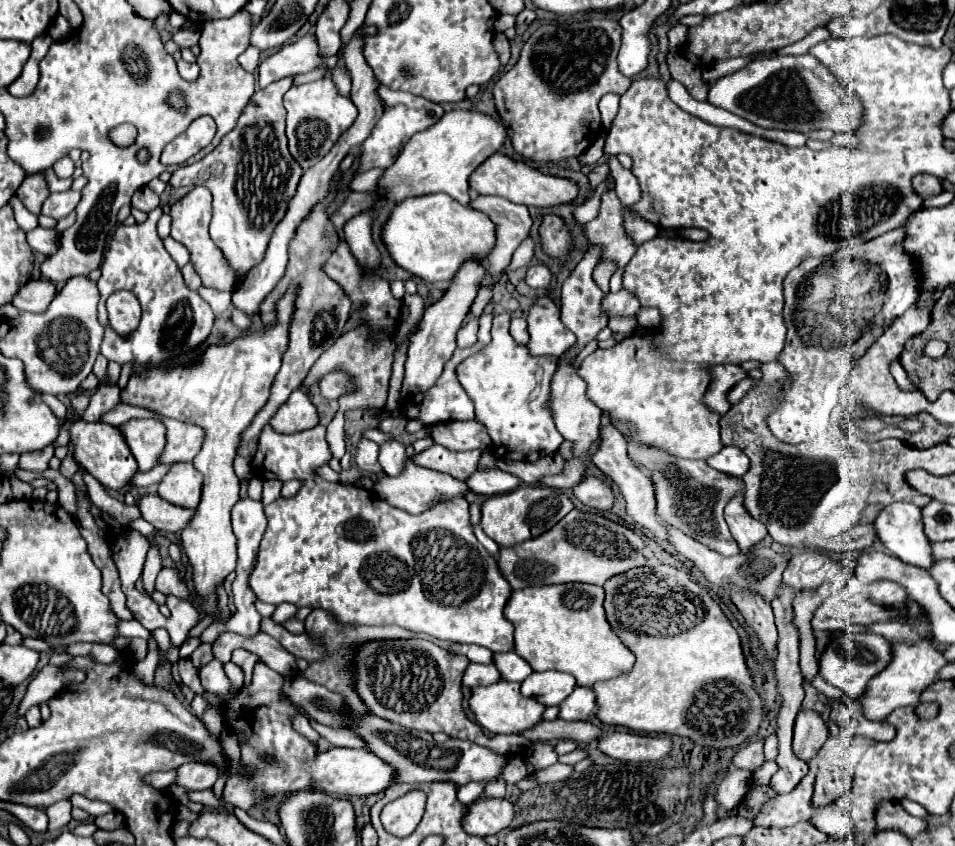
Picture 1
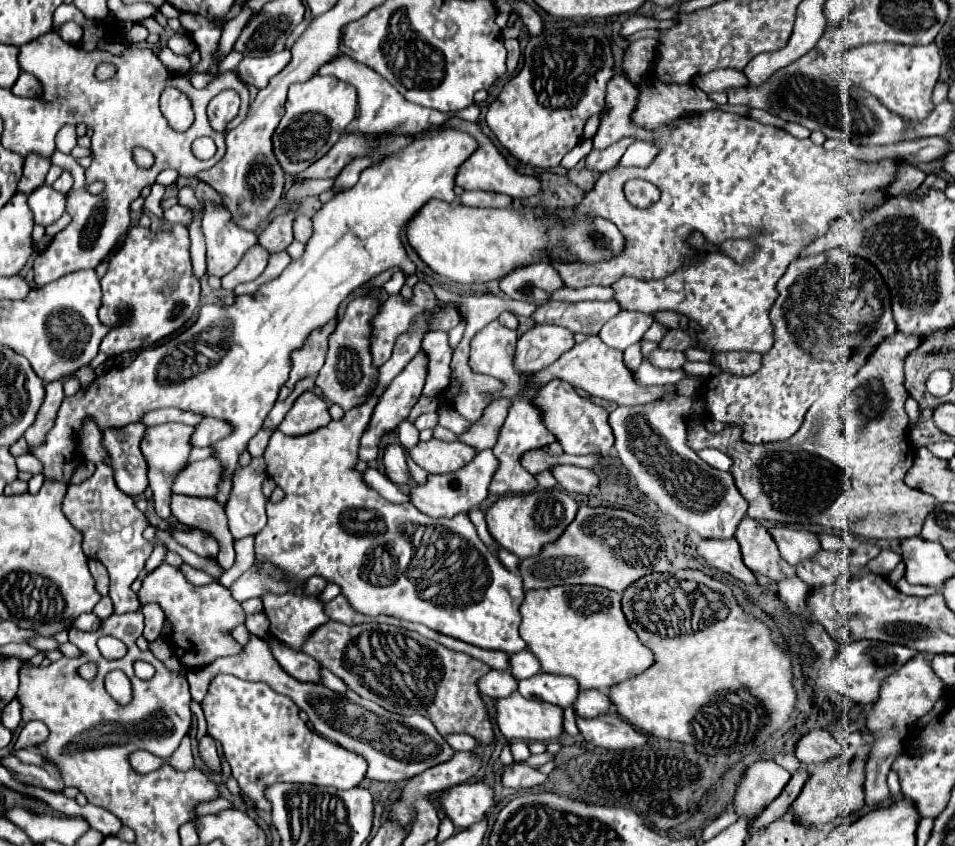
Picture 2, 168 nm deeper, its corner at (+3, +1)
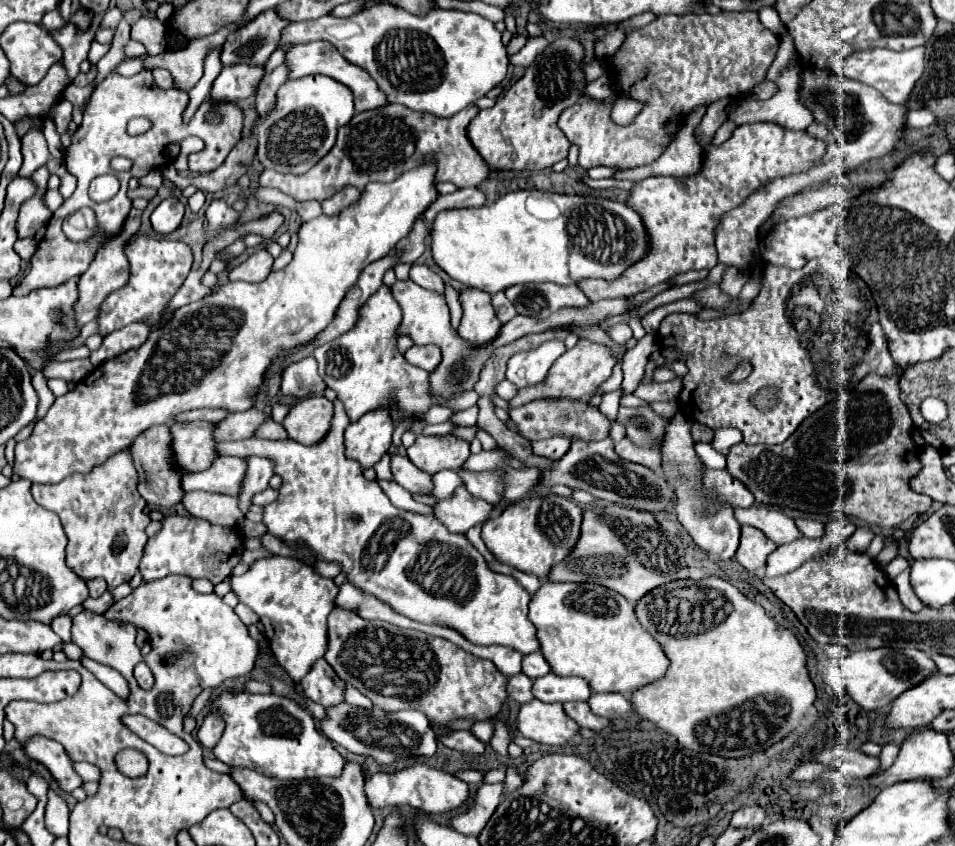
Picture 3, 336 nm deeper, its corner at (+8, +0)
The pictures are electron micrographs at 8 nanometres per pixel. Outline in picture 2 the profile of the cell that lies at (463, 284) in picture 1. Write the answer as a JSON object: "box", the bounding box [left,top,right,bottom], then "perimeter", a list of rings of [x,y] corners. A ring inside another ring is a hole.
{"box":[359,351,427,461],"perimeter":[[[419,351],[413,357],[413,361],[401,371],[401,375],[397,375],[393,379],[393,383],[389,383],[387,391],[383,391],[379,395],[379,401],[377,401],[375,411],[373,411],[373,417],[371,417],[365,433],[361,435],[361,447],[359,447],[359,459],[361,461],[373,461],[373,459],[379,457],[379,441],[381,441],[381,437],[385,433],[397,429],[397,425],[407,419],[409,411],[413,409],[413,405],[421,397],[421,391],[423,391],[423,385],[425,385],[425,377],[427,377],[427,357]]]}

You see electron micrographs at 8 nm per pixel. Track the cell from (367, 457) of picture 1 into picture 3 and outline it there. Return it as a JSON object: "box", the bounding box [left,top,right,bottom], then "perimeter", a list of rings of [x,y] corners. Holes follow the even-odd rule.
{"box":[390,454,432,494],"perimeter":[[[390,454],[390,468],[392,468],[392,480],[398,482],[408,492],[430,494],[430,490],[432,490],[430,474],[420,472],[406,456]]]}

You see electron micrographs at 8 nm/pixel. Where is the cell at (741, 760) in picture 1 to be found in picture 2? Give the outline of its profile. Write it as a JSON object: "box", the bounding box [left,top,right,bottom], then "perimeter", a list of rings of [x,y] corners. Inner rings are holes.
{"box":[735,761,791,819],"perimeter":[[[757,761],[747,767],[735,795],[735,813],[751,819],[761,813],[789,783],[791,773],[779,767],[775,761]]]}

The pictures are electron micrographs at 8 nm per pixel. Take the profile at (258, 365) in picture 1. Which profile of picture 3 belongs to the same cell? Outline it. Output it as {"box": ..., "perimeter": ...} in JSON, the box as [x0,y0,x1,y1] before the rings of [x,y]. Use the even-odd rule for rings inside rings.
{"box":[14,162,438,484],"perimeter":[[[426,162],[404,172],[394,182],[366,184],[360,198],[340,214],[324,214],[300,226],[298,246],[286,268],[270,272],[260,284],[228,282],[220,286],[218,292],[176,310],[166,324],[152,328],[148,340],[140,348],[104,362],[80,380],[74,390],[56,398],[48,414],[34,424],[30,438],[16,444],[14,472],[28,478],[32,484],[58,484],[66,476],[76,472],[86,474],[96,464],[102,464],[106,456],[126,450],[128,442],[146,428],[172,422],[172,418],[180,414],[180,408],[224,408],[228,412],[254,408],[258,388],[264,384],[272,364],[280,356],[314,340],[316,334],[334,320],[344,294],[356,284],[360,272],[368,264],[390,256],[396,244],[408,236],[418,216],[438,198],[434,176],[436,164]]]}

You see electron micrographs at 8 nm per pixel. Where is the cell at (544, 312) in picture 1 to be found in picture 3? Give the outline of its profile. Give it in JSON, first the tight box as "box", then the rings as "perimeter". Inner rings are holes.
{"box":[506,340,566,388],"perimeter":[[[546,340],[534,350],[514,354],[508,360],[506,378],[518,388],[538,384],[540,380],[544,380],[548,368],[556,362],[556,358],[560,358],[564,352],[566,346],[562,340]]]}

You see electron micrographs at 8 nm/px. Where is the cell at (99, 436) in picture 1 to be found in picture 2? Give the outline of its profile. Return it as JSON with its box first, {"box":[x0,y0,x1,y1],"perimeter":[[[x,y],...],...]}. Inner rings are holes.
{"box":[103,423,149,495],"perimeter":[[[133,423],[115,431],[105,431],[103,441],[111,453],[109,465],[115,469],[117,487],[127,495],[141,495],[149,487],[147,463],[141,453],[141,439],[145,437],[145,425]]]}

